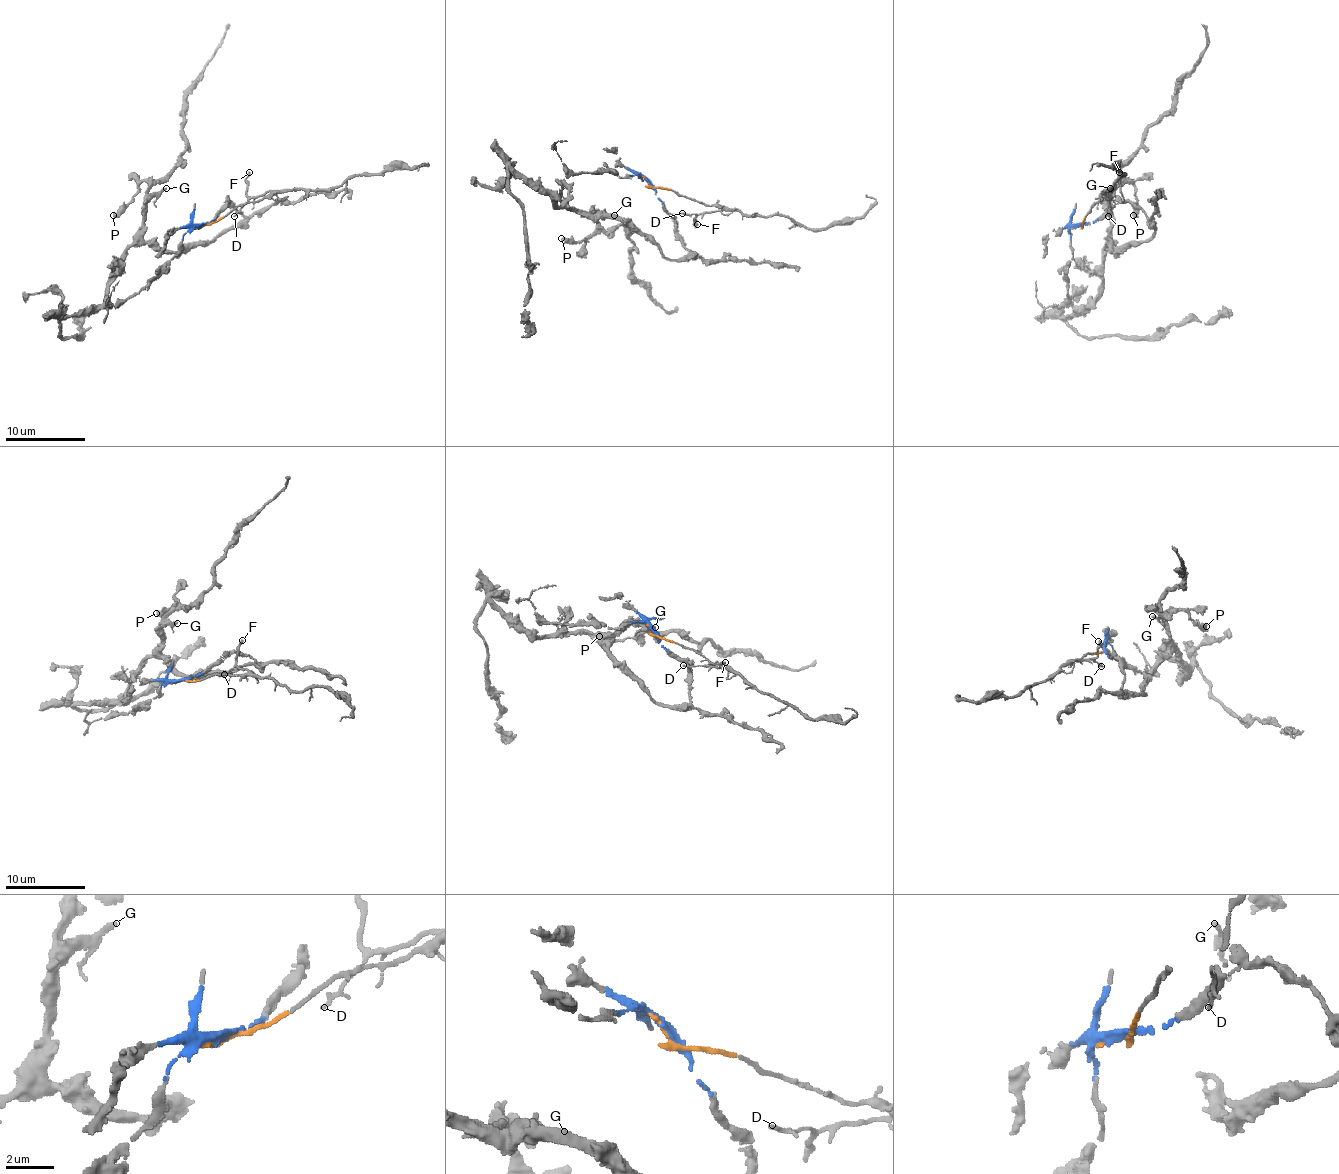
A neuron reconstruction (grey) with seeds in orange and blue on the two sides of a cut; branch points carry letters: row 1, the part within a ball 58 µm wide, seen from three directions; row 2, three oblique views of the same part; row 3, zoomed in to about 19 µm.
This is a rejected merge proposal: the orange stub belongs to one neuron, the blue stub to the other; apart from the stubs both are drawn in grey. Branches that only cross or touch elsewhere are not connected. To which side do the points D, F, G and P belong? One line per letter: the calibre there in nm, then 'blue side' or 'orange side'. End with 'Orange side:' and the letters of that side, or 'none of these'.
D: 130 nm | orange side
F: 260 nm | orange side
G: 190 nm | blue side
P: 480 nm | blue side
Orange side: D, F

